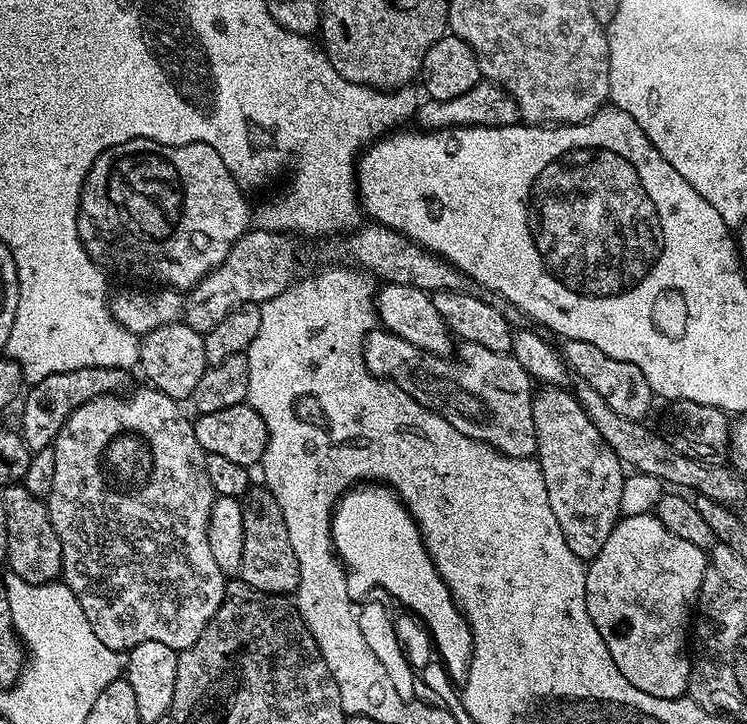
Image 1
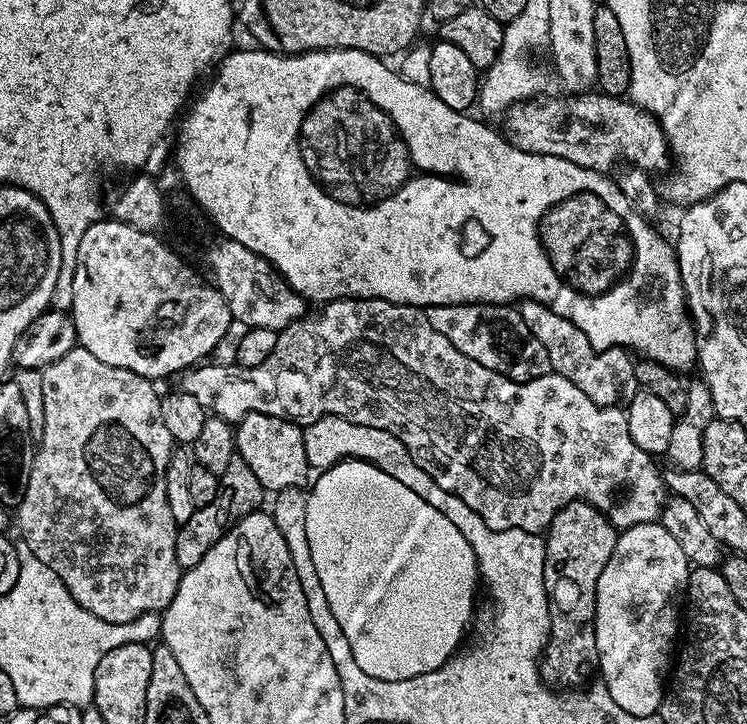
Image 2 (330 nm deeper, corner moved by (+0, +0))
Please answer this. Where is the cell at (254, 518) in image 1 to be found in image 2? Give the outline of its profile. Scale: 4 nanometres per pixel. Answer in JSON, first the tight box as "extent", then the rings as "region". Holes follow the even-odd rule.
{"extent":[176,456,266,570],"region":[[[233,456],[230,466],[226,466],[226,470],[220,475],[220,489],[214,502],[197,508],[196,513],[190,518],[190,522],[177,527],[176,553],[181,569],[187,570],[198,566],[198,562],[202,562],[206,550],[210,550],[210,546],[214,546],[214,542],[218,542],[218,538],[227,534],[229,528],[237,520],[257,511],[263,505],[260,503],[264,499],[266,499],[264,488],[258,482],[257,476],[250,470],[250,466],[246,466],[246,462],[241,456]]]}

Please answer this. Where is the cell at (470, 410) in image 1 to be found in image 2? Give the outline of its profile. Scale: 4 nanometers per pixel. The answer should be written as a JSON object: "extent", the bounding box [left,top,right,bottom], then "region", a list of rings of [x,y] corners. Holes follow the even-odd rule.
{"extent":[178,299,666,534],"region":[[[347,299],[329,300],[321,308],[324,309],[317,316],[305,314],[302,319],[293,320],[290,326],[281,330],[274,342],[274,354],[270,354],[270,358],[266,358],[262,366],[242,368],[235,362],[229,362],[228,365],[204,362],[183,373],[181,380],[184,381],[178,384],[179,391],[198,398],[198,406],[202,406],[205,413],[221,416],[223,420],[229,422],[239,422],[242,418],[246,418],[248,412],[270,414],[274,418],[289,420],[301,426],[310,426],[329,416],[339,420],[349,420],[352,424],[393,432],[406,446],[412,461],[428,476],[434,478],[434,482],[438,482],[442,490],[454,492],[458,498],[462,498],[462,502],[466,502],[466,506],[470,506],[474,514],[480,517],[481,523],[488,528],[500,530],[518,528],[523,532],[540,534],[548,529],[559,508],[580,501],[593,504],[618,530],[639,524],[650,524],[659,517],[660,509],[666,503],[664,477],[661,469],[656,469],[657,461],[648,455],[646,450],[642,450],[630,436],[627,414],[623,407],[607,408],[590,402],[590,398],[586,398],[586,394],[582,394],[582,390],[578,390],[574,382],[566,382],[566,378],[553,371],[547,372],[542,378],[518,382],[494,370],[486,370],[486,366],[474,362],[474,358],[466,358],[462,350],[454,350],[454,346],[450,346],[450,341],[444,335],[438,334],[434,326],[430,326],[424,309],[416,308],[412,304]]]}

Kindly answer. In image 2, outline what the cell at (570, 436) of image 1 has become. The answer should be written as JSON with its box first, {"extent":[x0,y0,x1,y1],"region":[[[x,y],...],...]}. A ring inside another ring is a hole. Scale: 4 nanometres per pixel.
{"extent":[540,502,618,686],"region":[[[577,502],[575,504],[568,504],[565,508],[559,508],[554,514],[554,518],[550,522],[550,526],[546,529],[546,539],[544,542],[544,589],[548,595],[548,613],[552,619],[552,630],[548,634],[548,643],[542,653],[540,661],[540,678],[549,685],[557,686],[556,684],[568,684],[564,686],[580,686],[589,679],[588,675],[593,675],[594,669],[597,667],[598,661],[596,659],[596,587],[598,586],[598,574],[602,574],[606,562],[610,562],[610,554],[614,554],[614,546],[616,545],[616,537],[618,529],[608,521],[604,515],[601,514],[593,506],[593,504],[585,504]]]}

